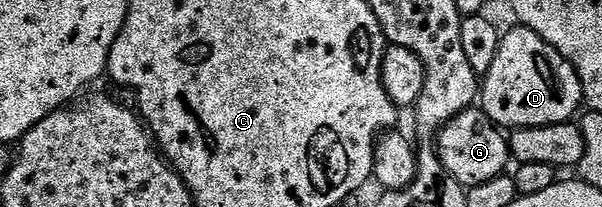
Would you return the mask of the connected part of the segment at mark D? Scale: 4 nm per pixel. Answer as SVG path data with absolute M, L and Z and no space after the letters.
M519 24L513 27L513 30L503 31L498 44L498 56L494 56L490 72L482 75L478 102L484 115L495 126L509 131L573 121L584 106L578 72L554 47L546 44L538 32Z

